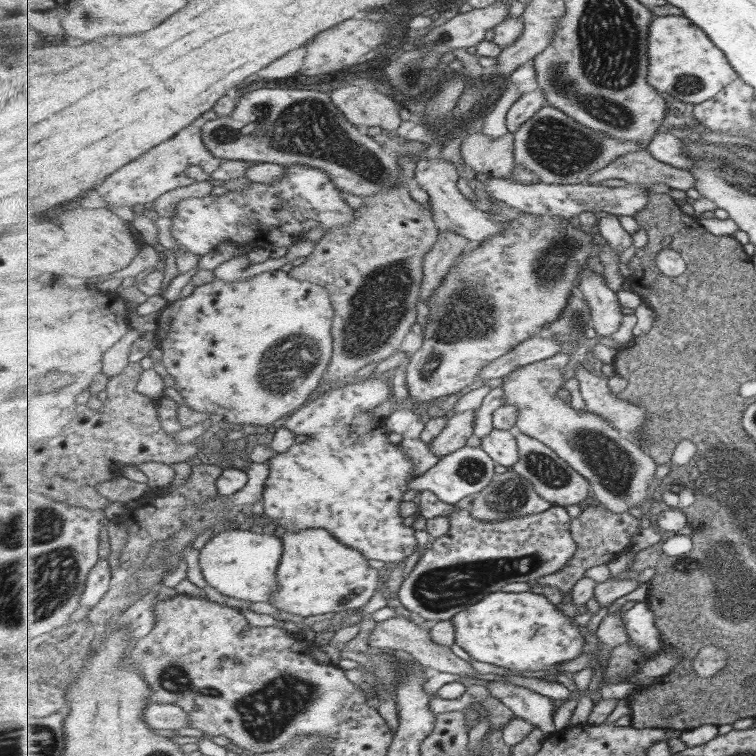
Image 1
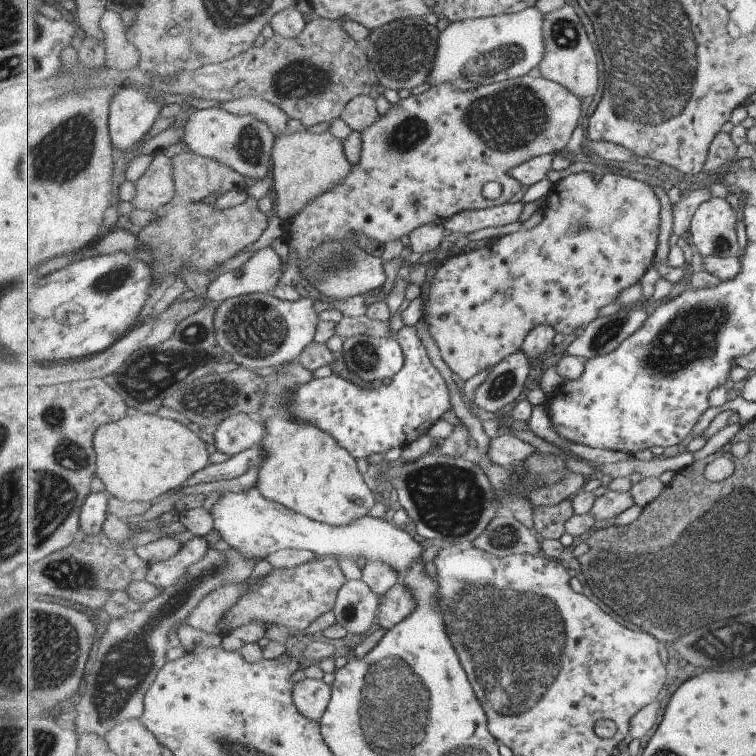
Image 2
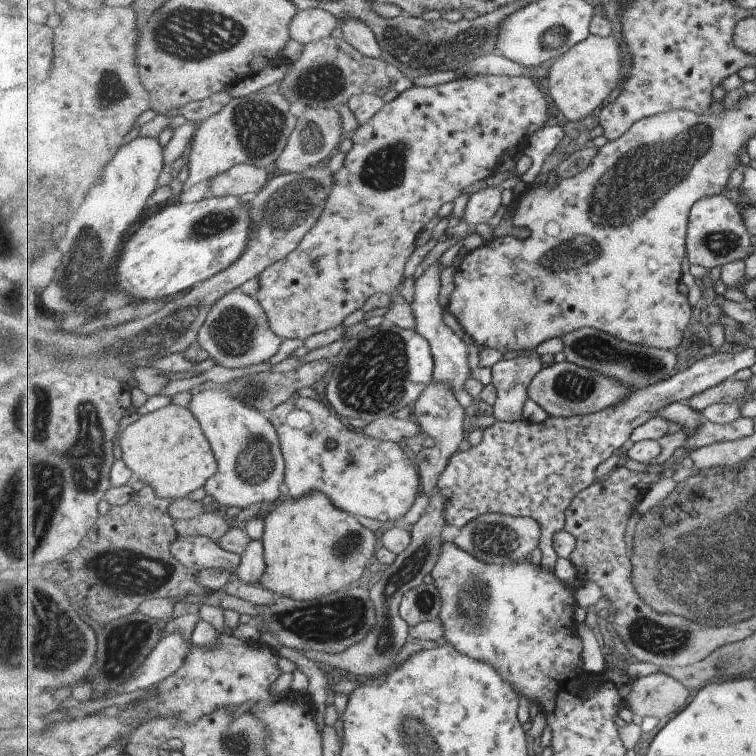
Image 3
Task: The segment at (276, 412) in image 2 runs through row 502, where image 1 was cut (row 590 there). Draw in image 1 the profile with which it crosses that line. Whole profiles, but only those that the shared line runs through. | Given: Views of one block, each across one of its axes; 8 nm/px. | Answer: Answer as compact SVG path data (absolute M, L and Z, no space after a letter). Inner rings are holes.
M282 530L281 540L284 553L277 571L280 590L269 598L269 604L281 611L305 618L330 612L342 614L349 612L349 608L365 606L375 594L379 586L379 572L369 566L369 559L360 550L347 546L329 530ZM353 594L357 594L359 604L357 600L348 600L353 598Z

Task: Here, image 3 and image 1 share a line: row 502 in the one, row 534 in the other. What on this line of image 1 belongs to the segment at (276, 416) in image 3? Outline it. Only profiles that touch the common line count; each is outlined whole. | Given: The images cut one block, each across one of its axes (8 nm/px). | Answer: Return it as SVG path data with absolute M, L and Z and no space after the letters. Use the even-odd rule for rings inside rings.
M372 376L351 379L307 402L286 419L285 427L297 434L308 435L310 439L295 443L294 447L279 453L269 462L270 473L263 493L263 506L264 513L277 520L276 527L289 531L327 529L335 538L360 550L368 559L384 563L402 565L419 548L415 530L405 526L399 516L399 500L407 492L407 482L417 477L417 464L413 463L405 449L399 447L399 443L393 444L389 440L391 430L386 426L386 419L375 422L371 418L373 408L392 400L393 390L387 382Z

